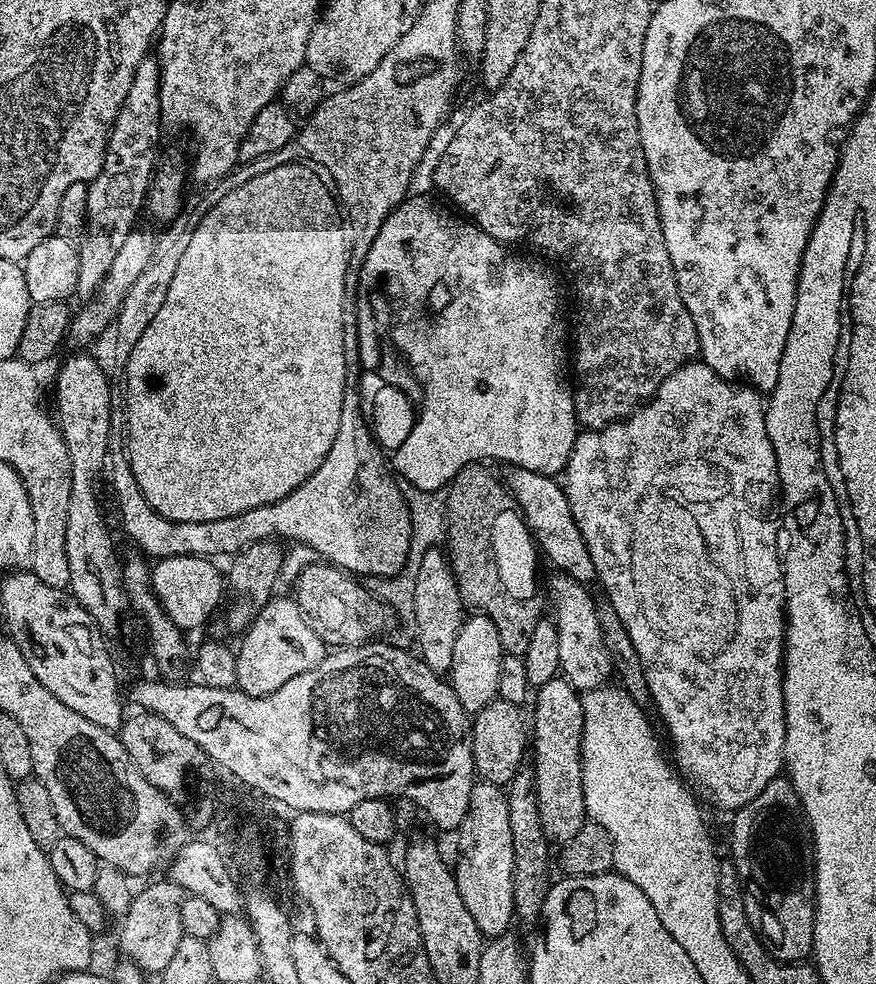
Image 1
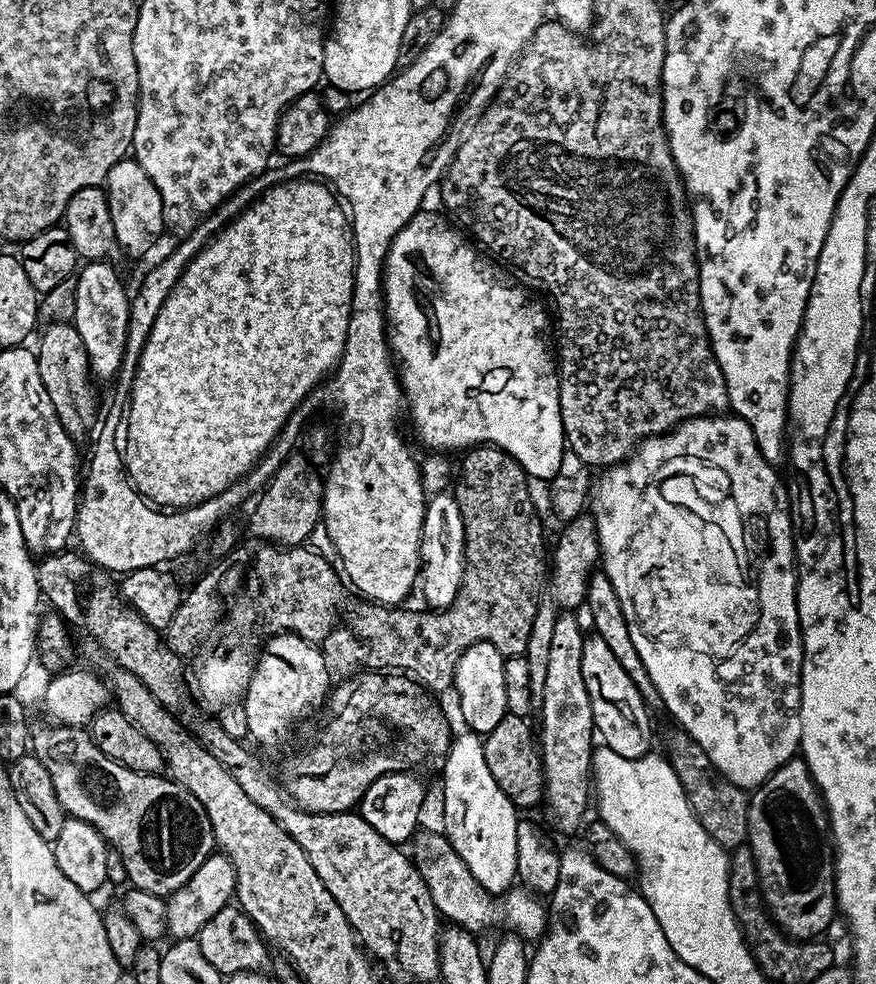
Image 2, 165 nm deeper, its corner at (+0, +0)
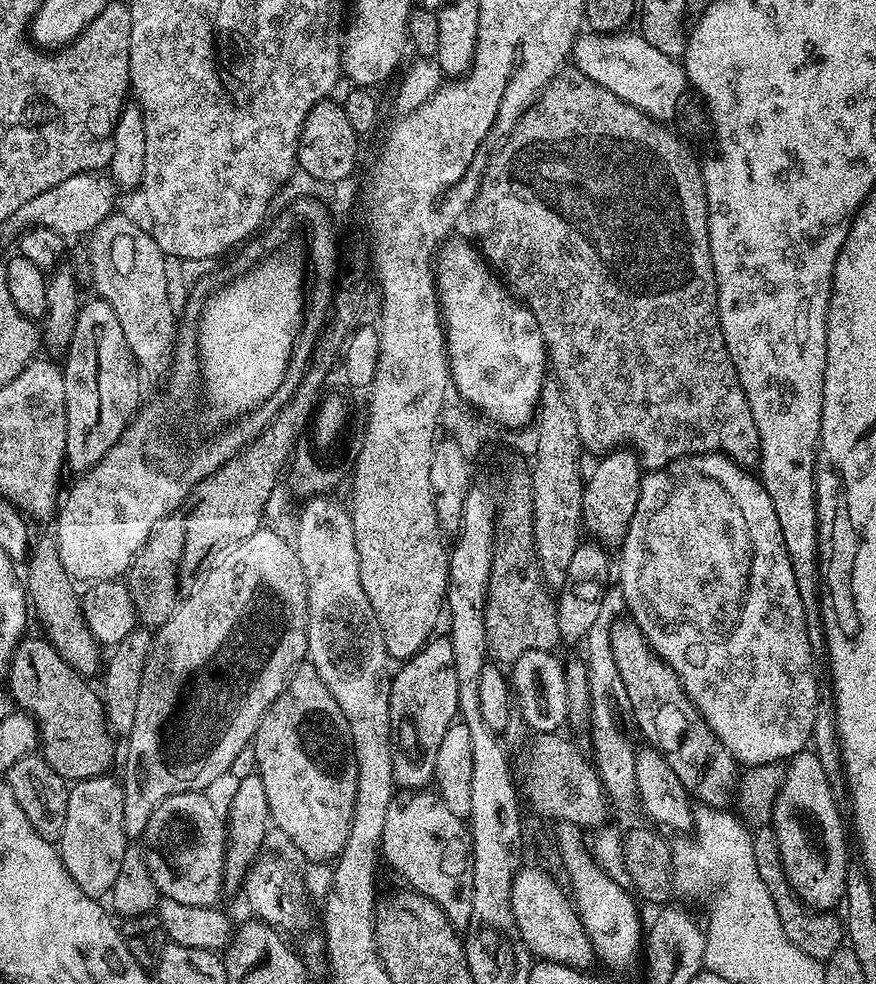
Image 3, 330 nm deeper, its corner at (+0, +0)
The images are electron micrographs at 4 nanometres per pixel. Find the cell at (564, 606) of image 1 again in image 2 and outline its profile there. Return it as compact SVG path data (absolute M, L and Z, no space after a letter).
M589 635L582 646L582 682L586 682L586 694L590 694L590 706L592 707L592 727L602 739L603 747L614 750L616 754L622 754L624 758L634 758L649 755L652 744L652 720L648 717L650 711L646 703L645 693L634 686L630 674L622 670L622 662L614 658L614 650L606 644L601 636Z

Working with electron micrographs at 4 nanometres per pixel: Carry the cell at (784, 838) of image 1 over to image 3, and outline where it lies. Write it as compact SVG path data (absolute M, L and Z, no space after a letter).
M815 751L799 752L787 761L786 767L786 778L782 790L778 790L770 821L770 827L776 832L780 864L796 899L807 908L826 912L843 901L846 890L850 863L850 840L844 837L846 820L840 817L841 805L834 798L830 778L826 778L826 770L822 770Z

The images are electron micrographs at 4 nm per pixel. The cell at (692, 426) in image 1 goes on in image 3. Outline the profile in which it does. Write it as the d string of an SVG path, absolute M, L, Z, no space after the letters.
M703 452L701 456L684 456L659 472L648 472L641 482L637 509L623 543L618 548L620 553L620 578L618 585L625 598L626 612L631 620L642 630L644 644L658 657L660 664L669 664L674 674L680 679L684 692L694 702L702 718L714 730L714 734L730 750L730 754L741 765L779 764L787 762L799 752L809 747L816 707L820 701L821 689L816 689L816 672L812 669L814 653L810 646L806 614L798 586L794 580L794 566L782 538L782 526L778 526L778 514L774 514L774 502L766 494L764 485L749 469L735 464L728 456L719 452Z

